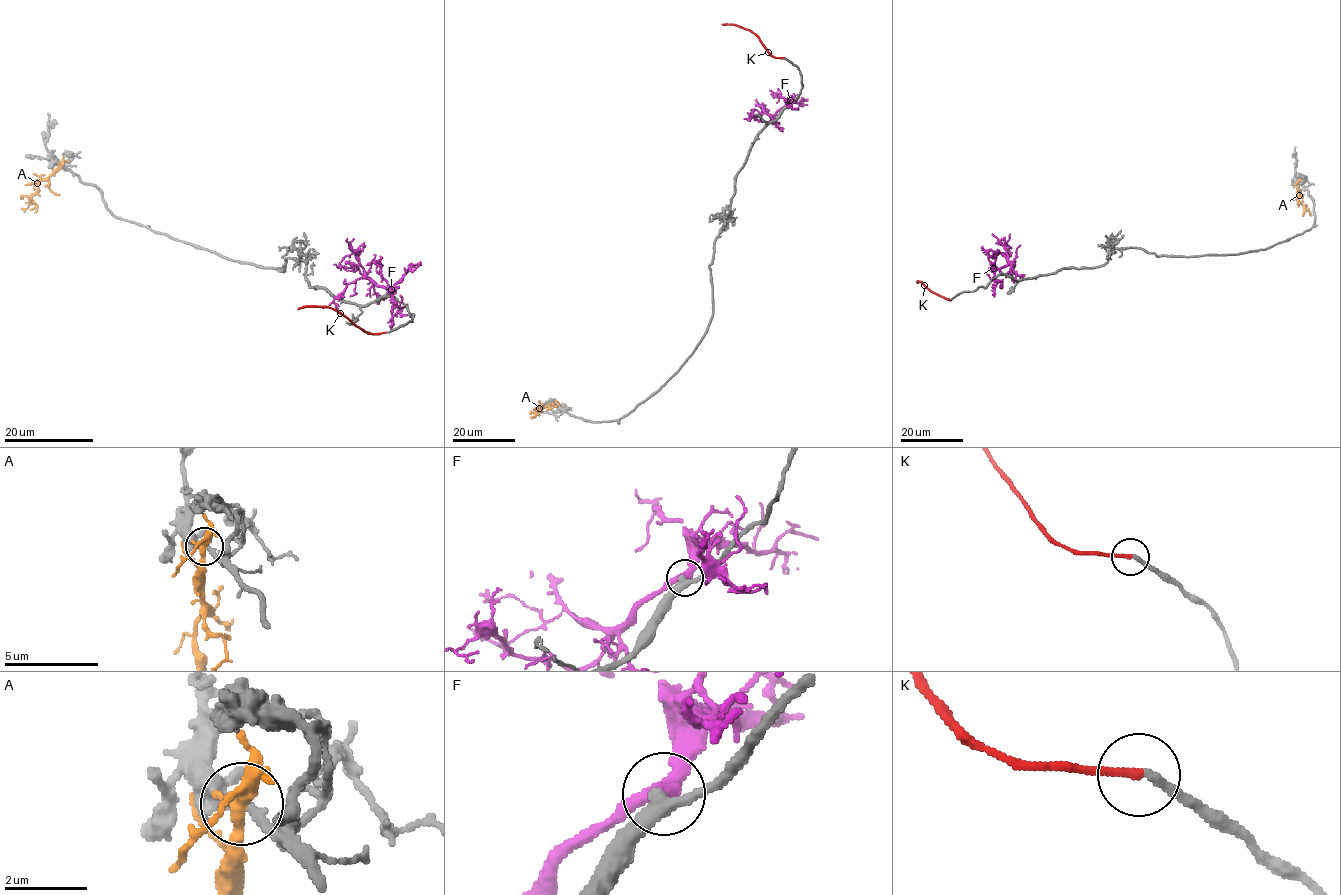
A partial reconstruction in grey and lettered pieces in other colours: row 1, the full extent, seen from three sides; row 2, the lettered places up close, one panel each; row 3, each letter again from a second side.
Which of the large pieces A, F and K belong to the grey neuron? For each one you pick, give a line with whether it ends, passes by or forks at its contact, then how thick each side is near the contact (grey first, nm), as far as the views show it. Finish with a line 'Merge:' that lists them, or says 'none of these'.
F: It passes by. Thickness 300 nm (grey) against 360 nm
K: It ends there. Thickness 200 nm (grey) against 190 nm
Merge: F, K

